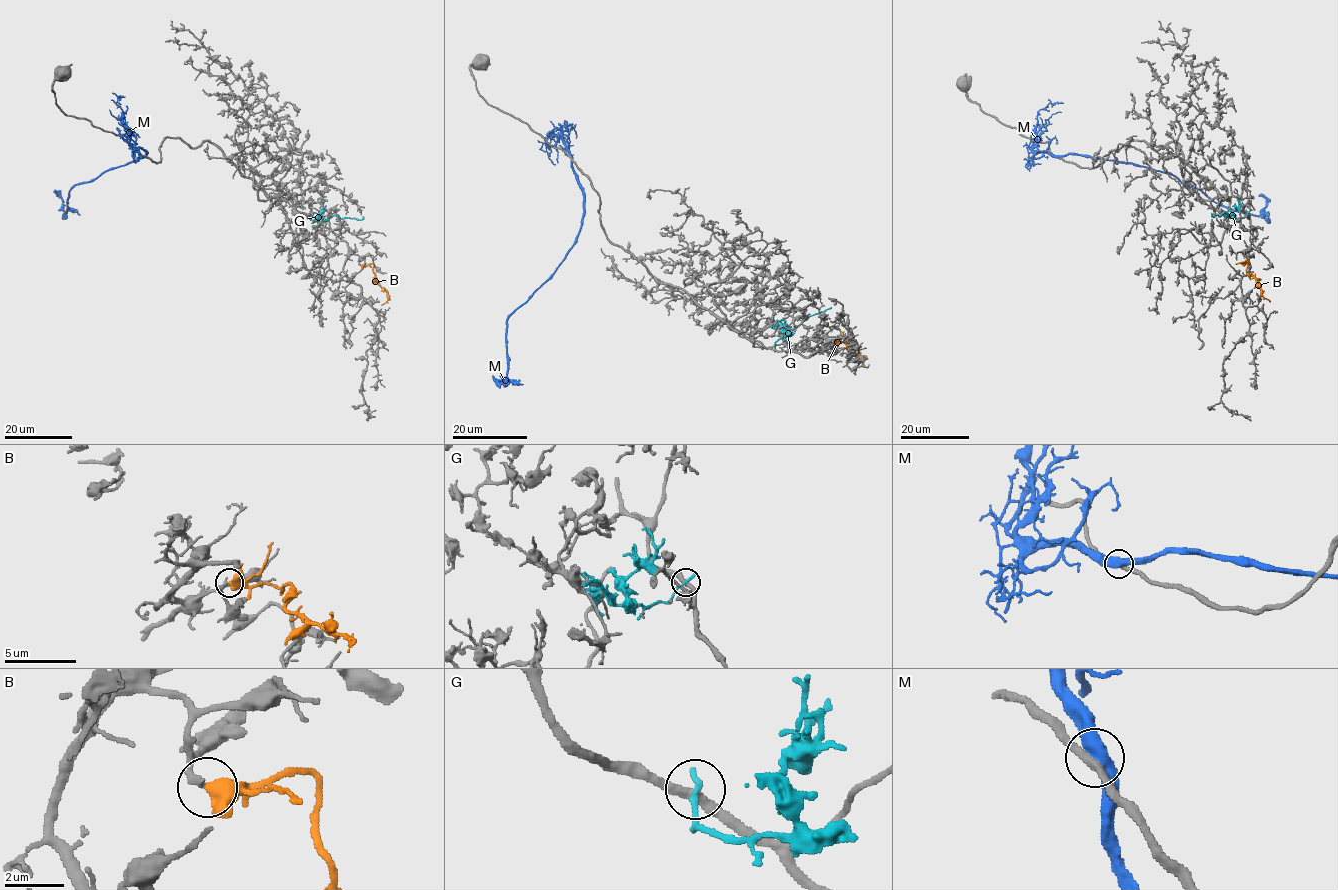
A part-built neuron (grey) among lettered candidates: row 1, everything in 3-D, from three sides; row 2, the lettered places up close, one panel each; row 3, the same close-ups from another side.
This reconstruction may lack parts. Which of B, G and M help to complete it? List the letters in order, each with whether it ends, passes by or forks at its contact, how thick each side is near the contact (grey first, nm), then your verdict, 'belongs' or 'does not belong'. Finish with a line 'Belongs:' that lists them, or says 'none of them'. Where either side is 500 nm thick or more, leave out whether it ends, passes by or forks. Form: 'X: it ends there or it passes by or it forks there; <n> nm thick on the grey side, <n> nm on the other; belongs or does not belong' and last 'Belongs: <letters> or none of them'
B: it forks there; 240 nm thick on the grey side, 400 nm on the other; belongs
G: it ends there; 320 nm thick on the grey side, 240 nm on the other; does not belong
M: 280 nm thick on the grey side, 500 nm on the other; does not belong
Belongs: B

